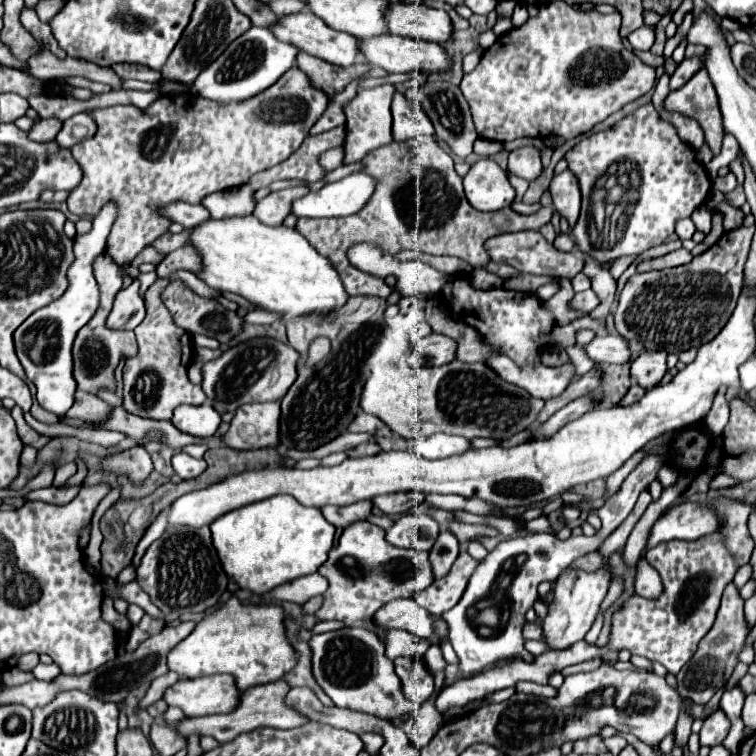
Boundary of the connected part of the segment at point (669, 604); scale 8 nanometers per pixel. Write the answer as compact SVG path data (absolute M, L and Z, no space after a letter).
M715 496L707 500L705 506L715 510L719 528L691 542L663 542L663 546L645 552L645 558L661 576L663 592L653 600L633 594L619 610L615 610L609 642L603 646L605 652L629 650L633 656L645 656L663 664L671 674L677 674L695 654L699 640L715 622L725 586L733 580L735 572L751 560L755 548L747 528L751 504L727 496Z

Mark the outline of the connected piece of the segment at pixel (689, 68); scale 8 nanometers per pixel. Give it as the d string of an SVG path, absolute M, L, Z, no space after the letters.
M693 56L693 58L685 58L677 68L675 72L671 74L671 82L669 82L669 90L679 90L697 70L701 68L701 60L699 56Z

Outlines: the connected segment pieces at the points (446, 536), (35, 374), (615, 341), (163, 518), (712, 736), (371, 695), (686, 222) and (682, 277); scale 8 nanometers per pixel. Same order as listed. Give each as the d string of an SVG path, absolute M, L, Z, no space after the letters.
M441 528L435 544L429 550L429 560L431 560L435 580L449 574L457 554L459 554L459 542L457 542L455 534L451 534L449 528Z
M107 202L99 214L93 218L93 228L87 234L75 236L75 260L71 268L67 270L69 288L65 294L51 302L45 308L39 308L33 312L17 330L15 330L15 350L21 360L21 366L25 368L27 378L37 388L37 402L41 408L53 414L65 414L73 402L75 402L75 380L73 380L73 358L71 358L71 346L77 336L77 332L95 316L99 308L99 284L93 276L93 262L99 254L107 250L107 238L109 232L117 220L119 206L117 202Z
M595 336L589 344L583 346L585 354L593 362L603 362L603 364L621 364L629 360L629 348L619 336Z
M167 510L147 528L147 532L143 534L143 538L141 538L141 542L137 544L137 552L135 552L135 558L133 558L133 564L137 566L139 564L139 560L141 560L141 556L145 554L145 550L149 548L149 544L153 542L153 540L157 540L161 534L163 534L163 530L165 530L165 526L167 526Z
M715 710L713 714L709 714L709 718L705 720L701 732L699 732L699 740L701 746L715 746L721 744L731 728L731 720L723 710Z
M341 628L313 636L309 640L309 648L313 676L335 706L373 714L385 720L405 718L411 722L417 712L417 704L403 696L399 678L391 668L391 660L385 656L385 644L375 634L369 630Z
M683 218L683 222L679 222L679 226L675 228L675 232L677 232L677 236L679 236L681 240L683 240L683 238L691 238L693 232L695 232L695 224L693 224L693 220Z
M753 226L725 232L709 250L695 256L689 264L633 274L623 288L627 300L619 300L617 306L619 316L623 316L619 318L621 322L615 322L617 332L645 350L665 350L673 354L699 348L703 342L715 338L731 318L741 294L743 268L753 232Z

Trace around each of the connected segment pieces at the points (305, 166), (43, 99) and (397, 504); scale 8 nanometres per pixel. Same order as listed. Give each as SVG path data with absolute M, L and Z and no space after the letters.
M339 128L327 130L317 136L307 136L305 142L297 152L291 154L285 162L257 172L247 182L253 190L259 190L263 186L269 186L275 180L303 180L303 182L319 182L329 172L319 164L319 156L327 152L329 148L339 146Z
M31 96L29 98L29 106L33 110L37 110L39 118L57 118L61 122L65 122L67 118L75 116L77 112L89 110L89 108L105 108L105 106L93 106L91 100L81 102L75 98L63 98L63 96Z
M411 492L411 494L389 494L389 496L379 496L373 498L373 504L383 512L383 514L405 514L413 510L419 502L423 502L425 494Z

